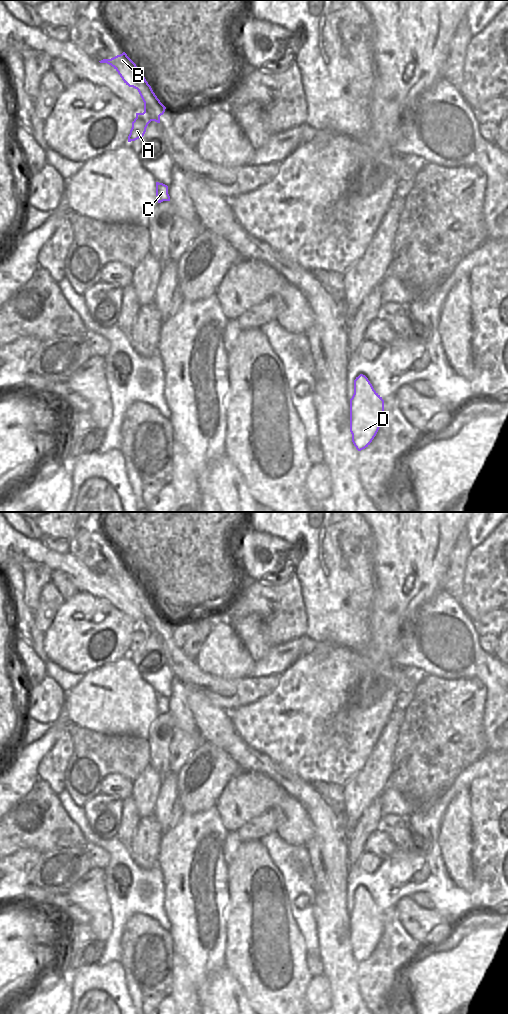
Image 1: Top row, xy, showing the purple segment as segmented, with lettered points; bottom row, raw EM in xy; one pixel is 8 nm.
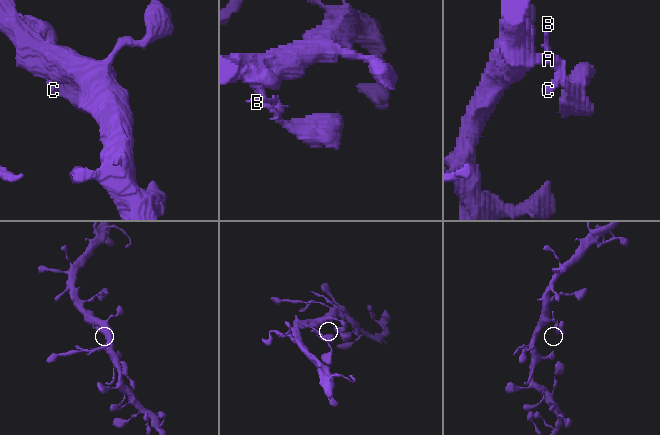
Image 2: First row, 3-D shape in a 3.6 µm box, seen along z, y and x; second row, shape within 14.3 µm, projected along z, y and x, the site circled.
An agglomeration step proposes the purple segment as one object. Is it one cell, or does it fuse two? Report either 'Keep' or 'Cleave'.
Keep.

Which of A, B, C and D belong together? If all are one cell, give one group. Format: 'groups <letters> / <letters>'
groups A B C D

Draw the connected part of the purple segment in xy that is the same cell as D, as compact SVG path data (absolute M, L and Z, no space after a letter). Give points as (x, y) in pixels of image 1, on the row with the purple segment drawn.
M360 374L354 380L354 394L350 399L350 432L358 451L370 445L383 418L384 400L374 390L368 378Z

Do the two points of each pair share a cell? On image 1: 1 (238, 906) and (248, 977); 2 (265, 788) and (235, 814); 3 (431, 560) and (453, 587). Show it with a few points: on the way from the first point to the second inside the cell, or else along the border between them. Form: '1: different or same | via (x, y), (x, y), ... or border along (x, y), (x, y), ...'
1: same | via (247, 924), (248, 959)
2: same | via (258, 795), (242, 811)
3: different | border along (450, 553), (448, 569), (440, 582), (440, 589)

